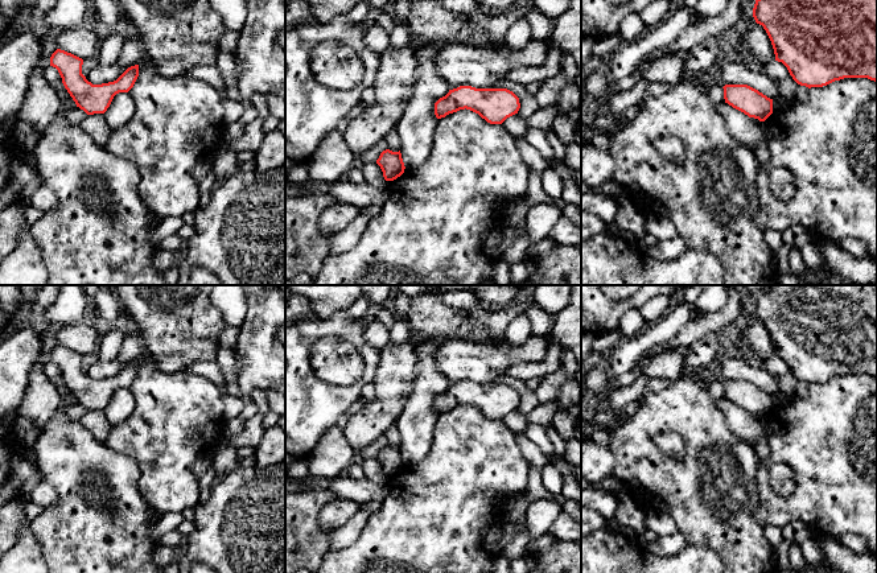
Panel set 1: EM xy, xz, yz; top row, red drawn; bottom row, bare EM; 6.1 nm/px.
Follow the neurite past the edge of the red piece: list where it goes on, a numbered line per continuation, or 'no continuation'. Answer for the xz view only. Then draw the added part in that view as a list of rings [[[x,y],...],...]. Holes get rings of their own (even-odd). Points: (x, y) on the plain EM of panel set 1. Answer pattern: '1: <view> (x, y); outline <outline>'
no continuation

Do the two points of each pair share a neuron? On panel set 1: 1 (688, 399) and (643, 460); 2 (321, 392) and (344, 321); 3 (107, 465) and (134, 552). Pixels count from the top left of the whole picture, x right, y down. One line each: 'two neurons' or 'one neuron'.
1: one neuron
2: one neuron
3: one neuron

